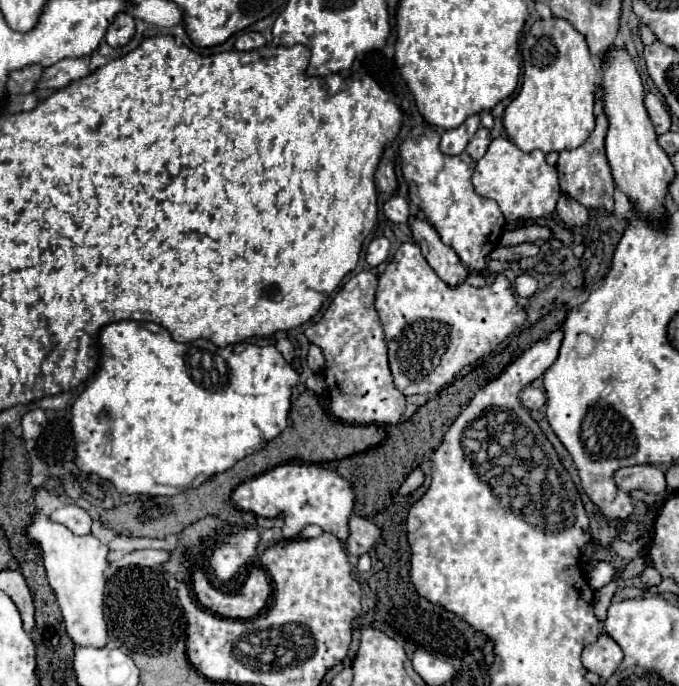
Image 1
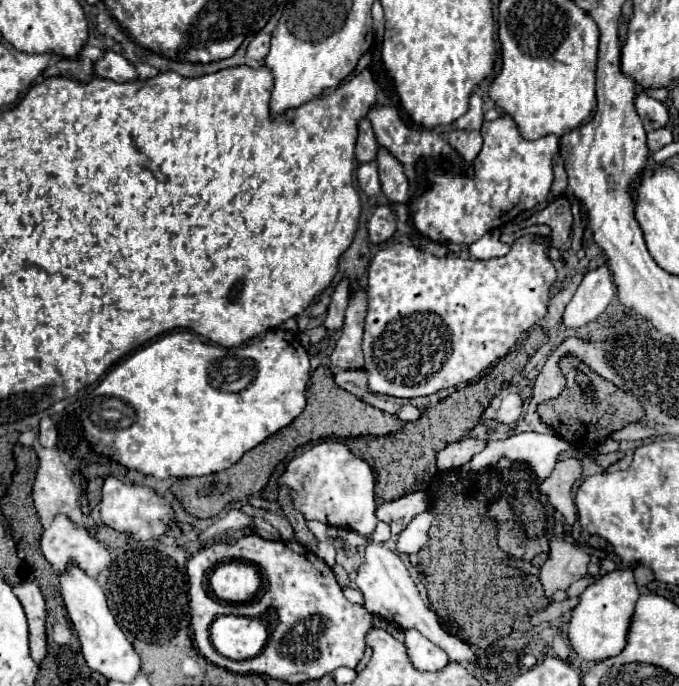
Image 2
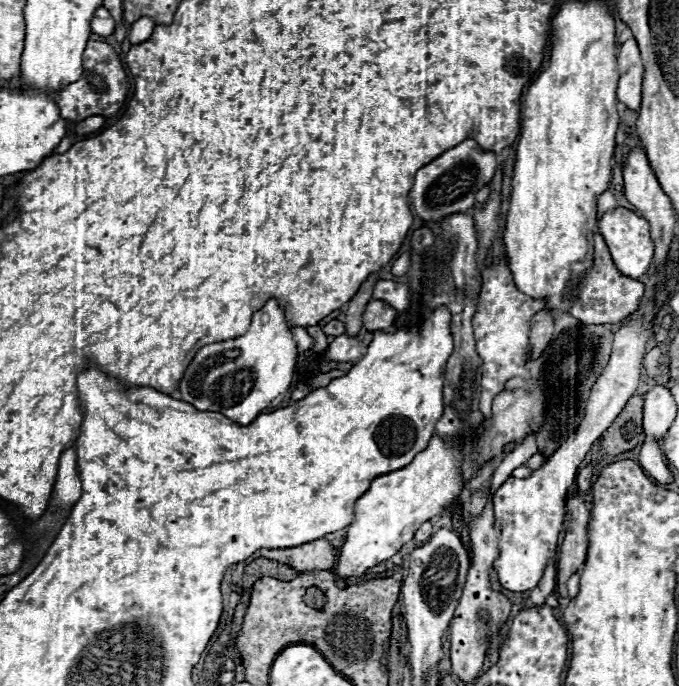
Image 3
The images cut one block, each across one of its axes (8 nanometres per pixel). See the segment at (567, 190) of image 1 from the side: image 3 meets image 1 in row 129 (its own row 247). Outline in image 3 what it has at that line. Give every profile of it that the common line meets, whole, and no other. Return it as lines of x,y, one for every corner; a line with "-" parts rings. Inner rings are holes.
594,234
594,266
576,284
576,294
572,298
570,314
584,324
616,324
638,310
640,298
644,294
644,284
630,276
624,276
612,262
608,246
600,234

